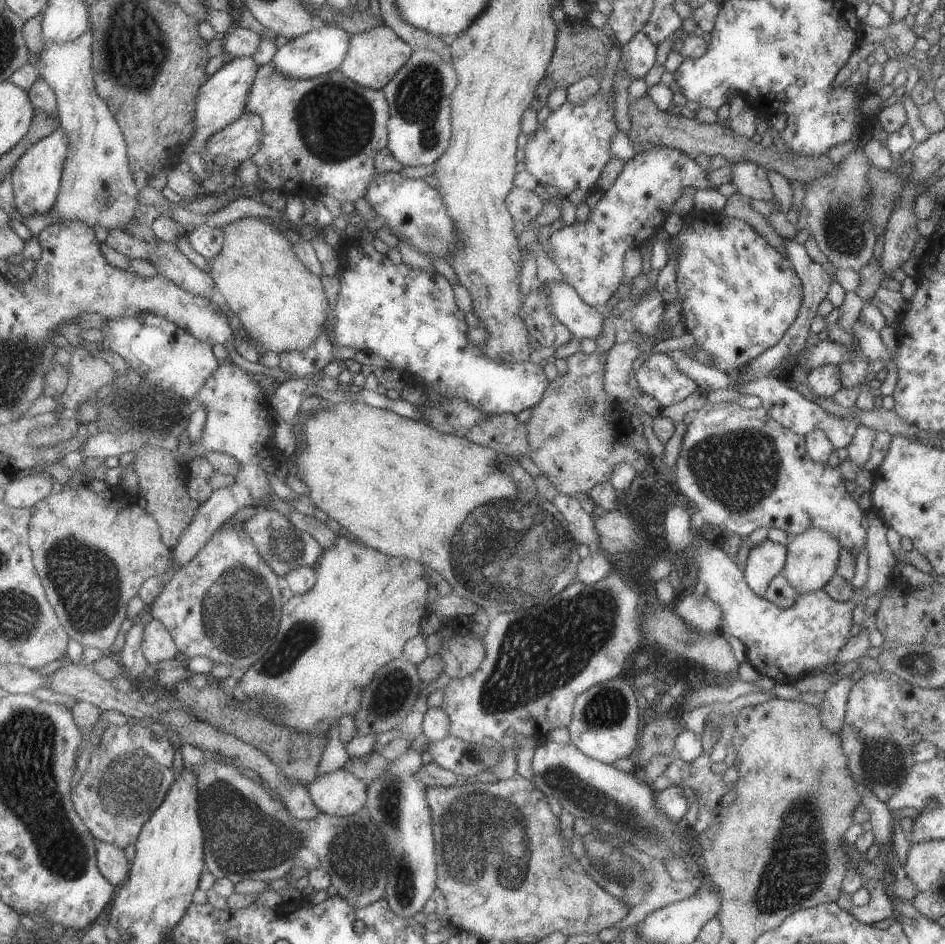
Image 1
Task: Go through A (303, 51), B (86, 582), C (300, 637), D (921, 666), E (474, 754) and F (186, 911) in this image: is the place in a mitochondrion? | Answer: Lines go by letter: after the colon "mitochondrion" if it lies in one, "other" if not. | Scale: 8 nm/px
A: other
B: mitochondrion
C: mitochondrion
D: mitochondrion
E: mitochondrion
F: other

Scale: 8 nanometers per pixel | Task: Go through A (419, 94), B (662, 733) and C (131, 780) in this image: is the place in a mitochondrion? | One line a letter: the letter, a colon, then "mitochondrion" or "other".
A: mitochondrion
B: mitochondrion
C: mitochondrion

